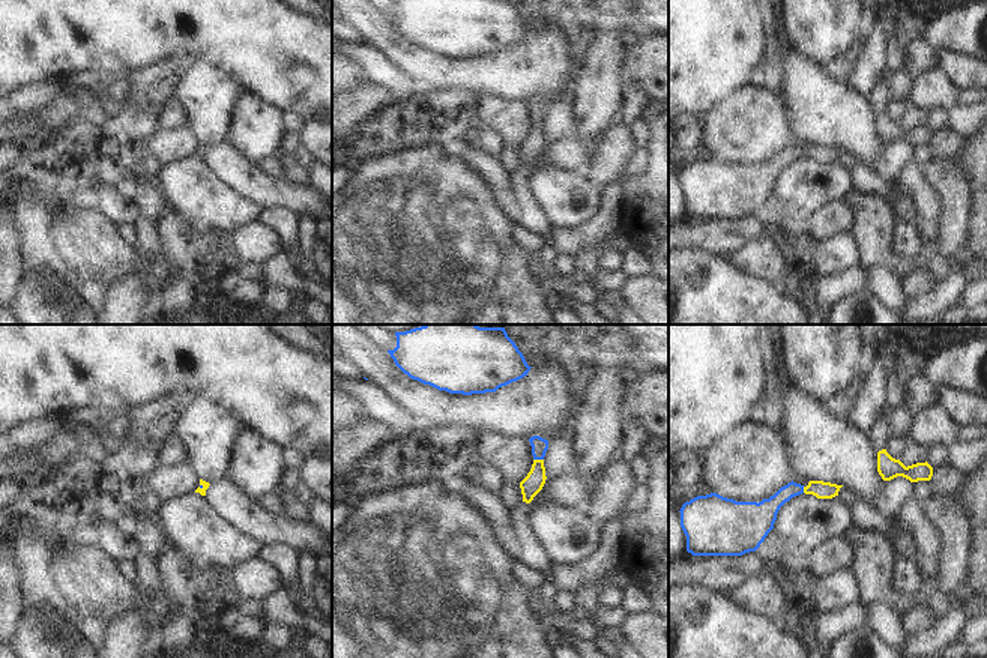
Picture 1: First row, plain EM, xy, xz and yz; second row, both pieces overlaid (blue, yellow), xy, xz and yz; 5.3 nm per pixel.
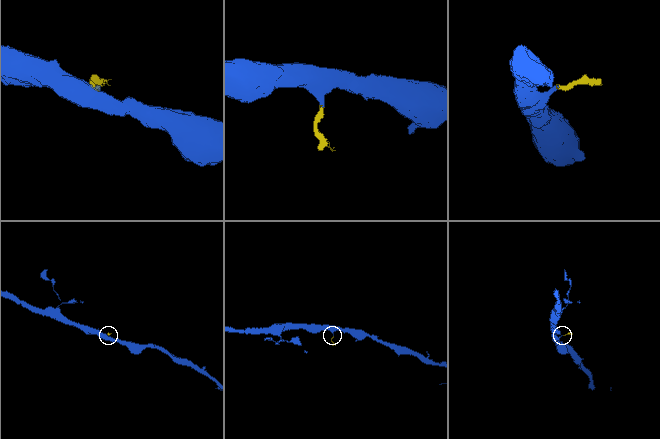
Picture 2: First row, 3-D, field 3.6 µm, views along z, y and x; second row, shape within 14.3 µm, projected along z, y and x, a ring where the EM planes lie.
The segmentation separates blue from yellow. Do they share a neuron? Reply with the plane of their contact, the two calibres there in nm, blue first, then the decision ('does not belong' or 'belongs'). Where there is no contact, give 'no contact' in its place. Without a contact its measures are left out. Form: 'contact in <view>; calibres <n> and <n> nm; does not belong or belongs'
contact in xz; calibres 90 and 110 nm; belongs

